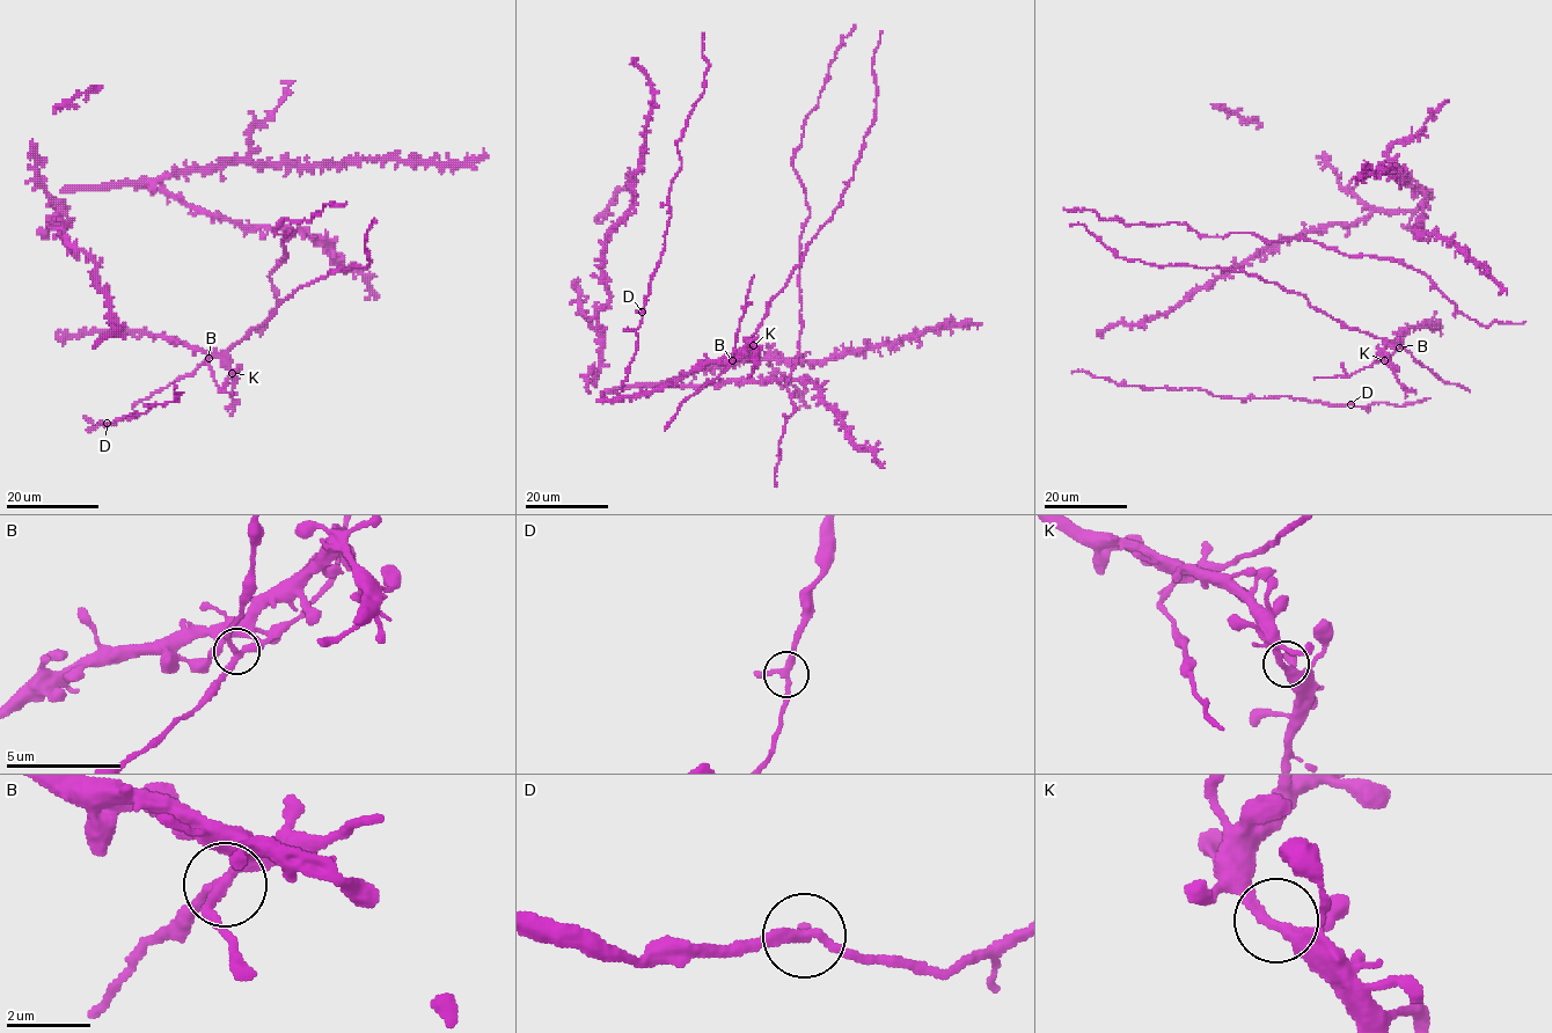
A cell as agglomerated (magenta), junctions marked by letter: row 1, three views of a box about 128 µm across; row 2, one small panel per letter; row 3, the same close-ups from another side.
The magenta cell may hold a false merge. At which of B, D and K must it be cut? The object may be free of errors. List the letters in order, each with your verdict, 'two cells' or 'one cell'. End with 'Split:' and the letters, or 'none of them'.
B: two cells
D: one cell
K: one cell
Split: B

